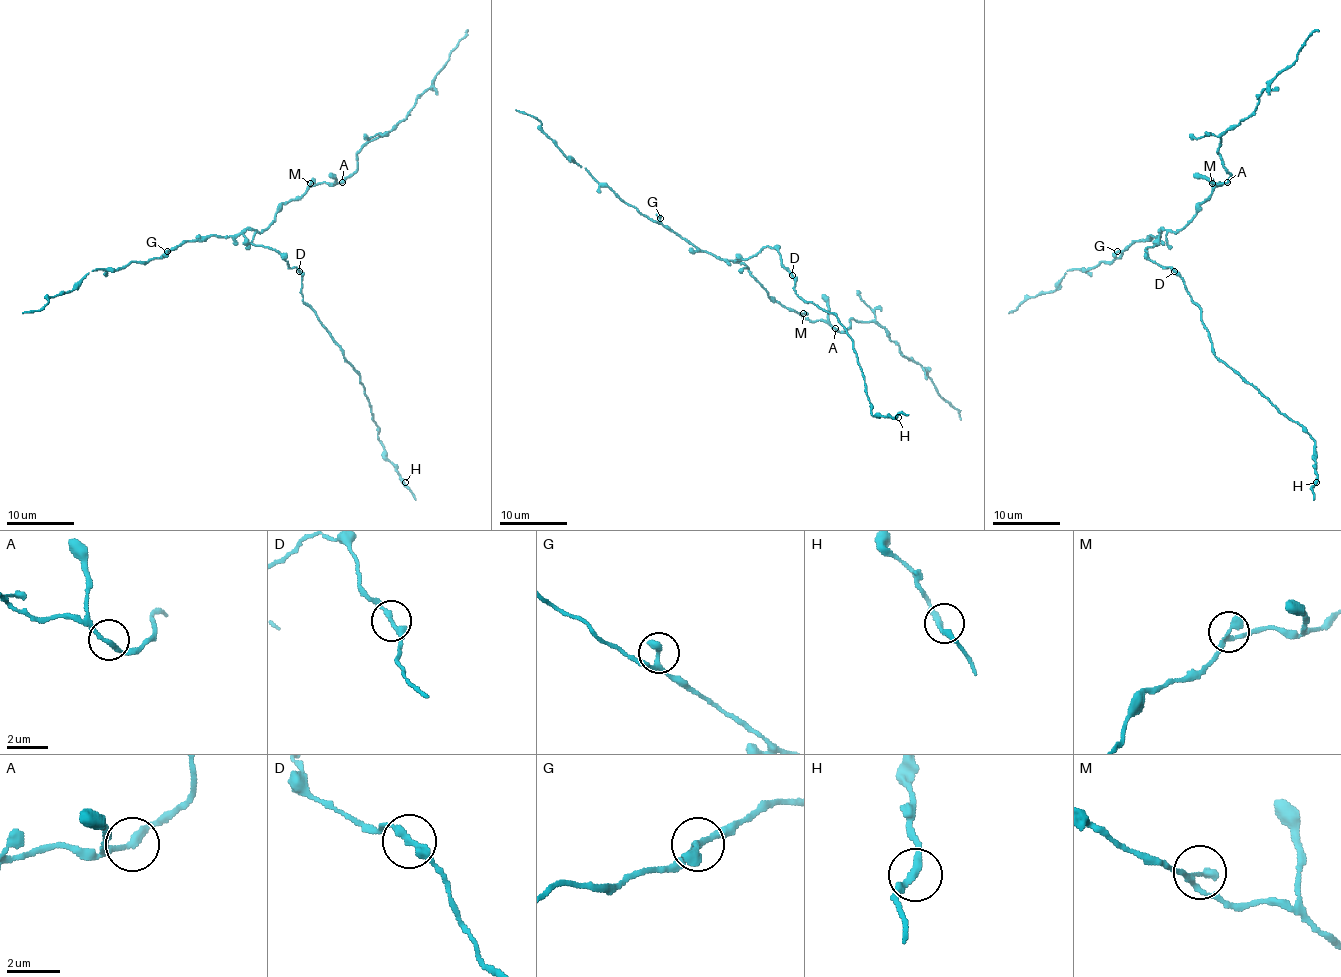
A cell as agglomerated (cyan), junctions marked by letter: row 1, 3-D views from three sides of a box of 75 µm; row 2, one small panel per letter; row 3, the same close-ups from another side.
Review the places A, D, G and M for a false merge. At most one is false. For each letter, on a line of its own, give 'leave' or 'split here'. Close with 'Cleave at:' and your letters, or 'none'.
A: leave
D: leave
G: leave
M: leave
Cleave at: none

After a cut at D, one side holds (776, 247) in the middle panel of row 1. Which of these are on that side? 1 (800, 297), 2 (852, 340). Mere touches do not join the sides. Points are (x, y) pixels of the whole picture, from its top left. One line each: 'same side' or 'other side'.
1: other side
2: other side

